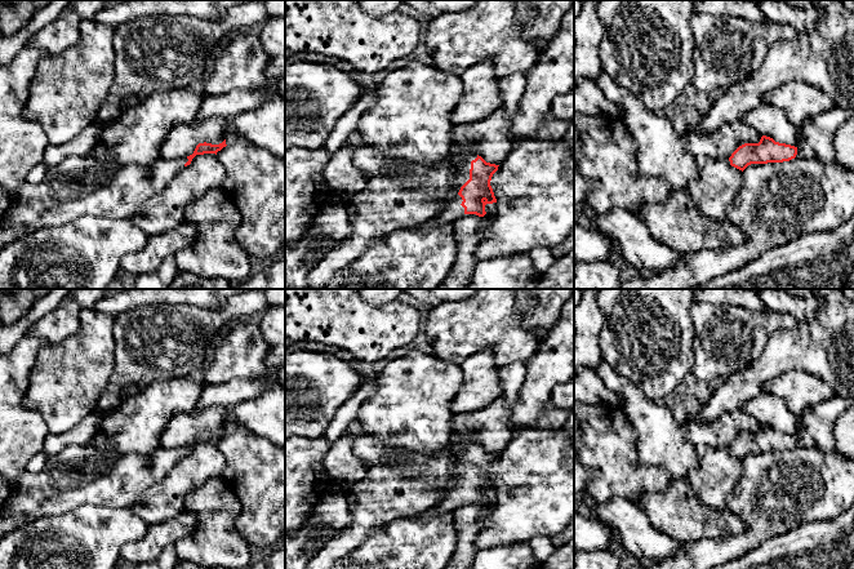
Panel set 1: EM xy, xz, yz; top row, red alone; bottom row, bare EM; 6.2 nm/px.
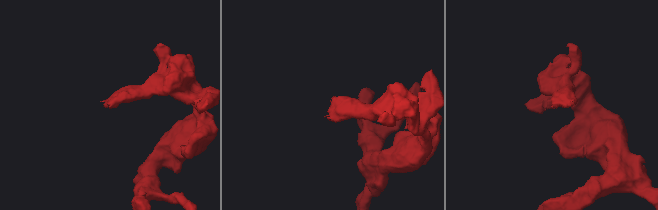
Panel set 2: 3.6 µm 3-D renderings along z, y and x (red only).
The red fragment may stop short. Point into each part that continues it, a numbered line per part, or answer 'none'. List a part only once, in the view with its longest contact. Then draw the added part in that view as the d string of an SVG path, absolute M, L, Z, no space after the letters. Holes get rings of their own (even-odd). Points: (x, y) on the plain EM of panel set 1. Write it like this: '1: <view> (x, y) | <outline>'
1: xz (450, 462) | M362 432L361 436L353 443L353 454L365 463L366 468L378 464L397 464L400 467L399 475L408 479L422 479L433 488L444 488L450 479L454 479L455 485L432 507L441 512L453 512L455 508L461 507L464 503L464 497L461 494L463 489L458 484L458 480L470 468L471 450L476 446L476 443L455 444L453 441L449 441L445 448L437 450L436 453L423 455L405 448L386 445L375 436Z

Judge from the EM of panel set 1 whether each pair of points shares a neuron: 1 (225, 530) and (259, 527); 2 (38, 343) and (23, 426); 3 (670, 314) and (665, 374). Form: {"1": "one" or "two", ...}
{"1": "two", "2": "one", "3": "one"}

